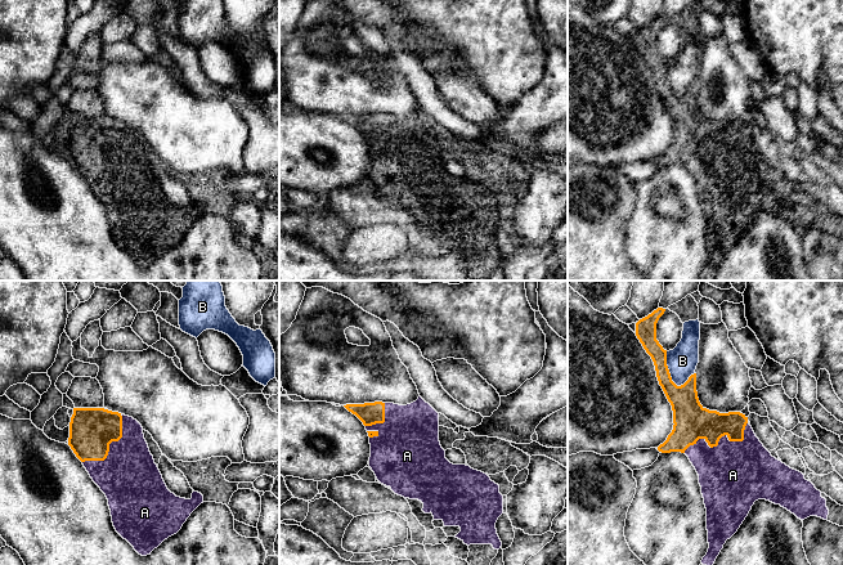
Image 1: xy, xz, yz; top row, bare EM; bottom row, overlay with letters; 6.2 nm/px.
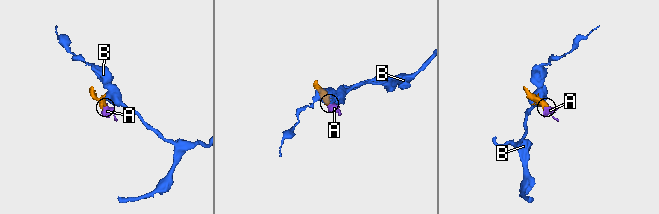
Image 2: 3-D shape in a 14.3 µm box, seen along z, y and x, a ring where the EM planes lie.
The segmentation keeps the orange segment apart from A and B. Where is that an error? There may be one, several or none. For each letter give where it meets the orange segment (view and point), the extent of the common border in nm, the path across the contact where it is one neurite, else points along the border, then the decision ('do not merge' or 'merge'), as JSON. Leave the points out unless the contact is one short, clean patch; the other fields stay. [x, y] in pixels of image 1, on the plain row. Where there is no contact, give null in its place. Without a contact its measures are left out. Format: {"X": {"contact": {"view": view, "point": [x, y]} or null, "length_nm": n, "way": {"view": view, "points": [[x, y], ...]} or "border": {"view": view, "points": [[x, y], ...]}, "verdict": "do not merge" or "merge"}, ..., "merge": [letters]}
{"A": {"contact": {"view": "yz", "point": [720, 149]}, "length_nm": 440, "verdict": "merge"}, "B": {"contact": {"view": "yz", "point": [668, 81]}, "length_nm": 240, "verdict": "do not merge"}, "merge": ["A"]}

